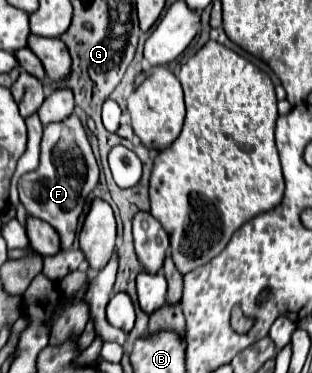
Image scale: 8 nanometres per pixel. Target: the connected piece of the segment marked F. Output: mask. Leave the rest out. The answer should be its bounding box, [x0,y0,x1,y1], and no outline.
[18,116,98,250]

